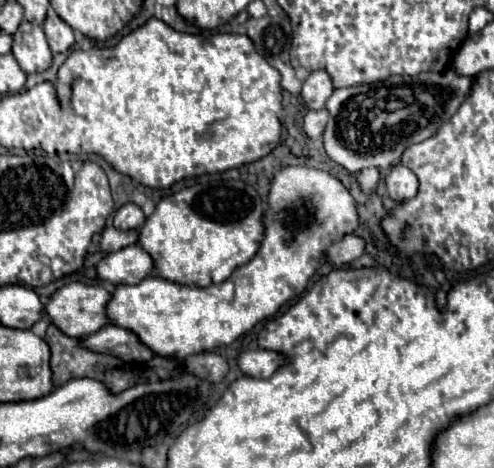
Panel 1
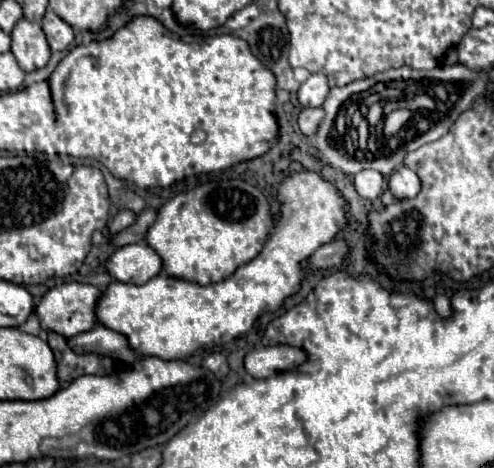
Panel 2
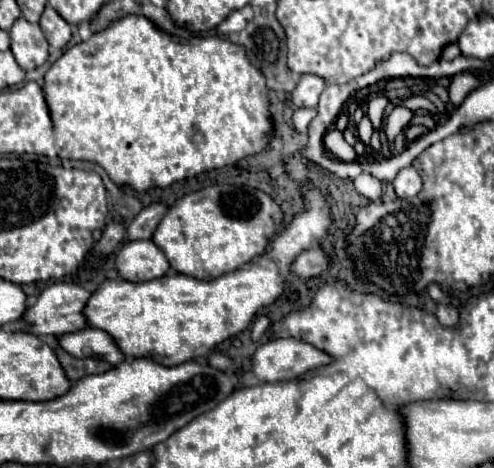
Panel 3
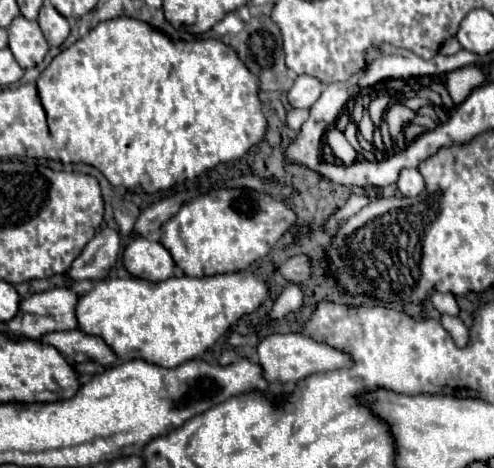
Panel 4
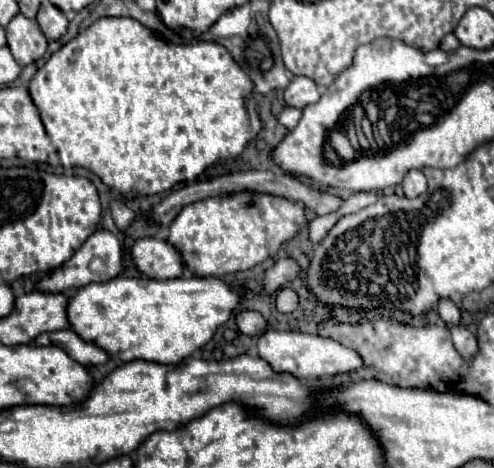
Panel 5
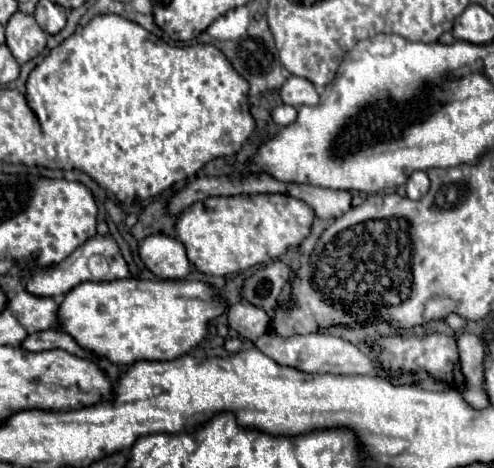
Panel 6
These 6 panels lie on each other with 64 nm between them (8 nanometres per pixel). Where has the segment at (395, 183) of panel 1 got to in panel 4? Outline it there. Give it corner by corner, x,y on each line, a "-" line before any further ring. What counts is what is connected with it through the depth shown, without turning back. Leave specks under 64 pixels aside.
416,168
404,170
404,172
400,174
400,180
398,180
398,190
402,192
402,196
416,198
416,196
418,196
424,188
426,188
424,178
422,178
422,174
420,174

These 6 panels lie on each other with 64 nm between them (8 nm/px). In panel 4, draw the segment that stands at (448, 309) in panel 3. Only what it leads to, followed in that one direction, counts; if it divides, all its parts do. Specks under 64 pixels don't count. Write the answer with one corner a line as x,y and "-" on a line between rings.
442,316
442,326
448,330
448,334
452,336
454,344
458,348
466,348
470,344
470,332
468,328
462,324
460,318
452,318
452,316

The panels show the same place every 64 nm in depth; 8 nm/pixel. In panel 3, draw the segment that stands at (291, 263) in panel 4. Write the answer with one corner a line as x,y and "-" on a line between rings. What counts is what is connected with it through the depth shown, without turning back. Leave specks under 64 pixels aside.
310,248
296,256
296,260
290,264
290,274
300,280
308,280
308,278
318,276
324,268
326,268
326,258
324,258
322,250

